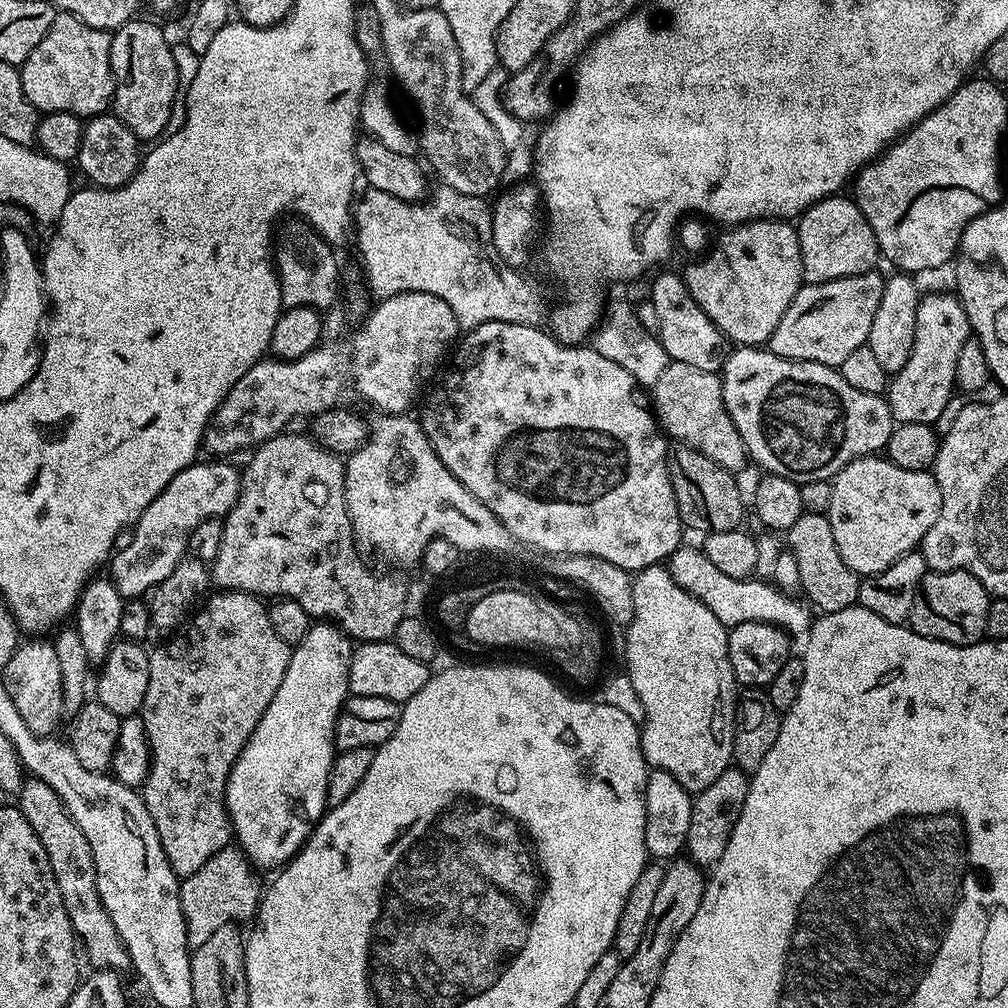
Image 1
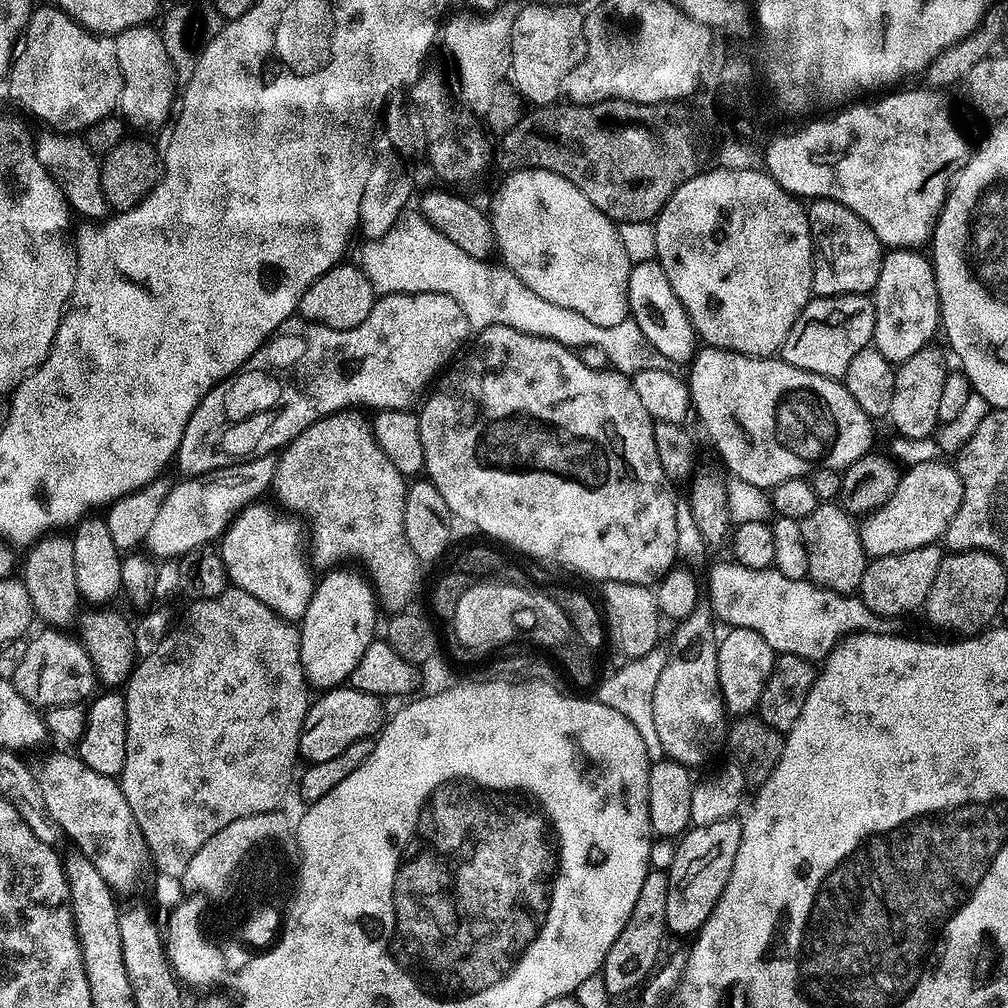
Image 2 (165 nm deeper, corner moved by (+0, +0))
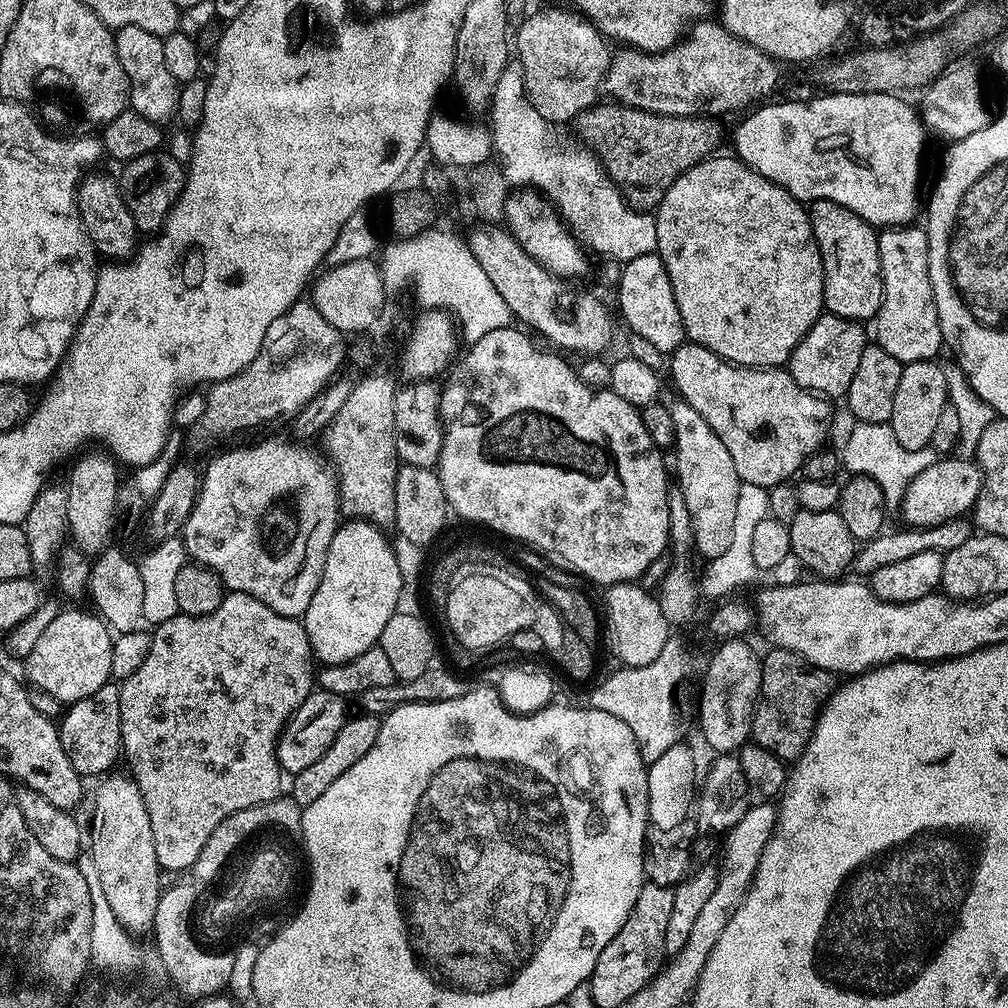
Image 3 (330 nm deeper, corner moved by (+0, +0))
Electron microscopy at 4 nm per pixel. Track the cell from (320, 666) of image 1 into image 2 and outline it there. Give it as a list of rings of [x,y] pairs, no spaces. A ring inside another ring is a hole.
[[[328,570],[321,580],[319,577],[310,606],[306,606],[306,614],[298,624],[304,678],[313,689],[320,688],[316,690],[341,687],[377,635],[378,605],[371,585],[359,571],[344,571],[348,570]]]

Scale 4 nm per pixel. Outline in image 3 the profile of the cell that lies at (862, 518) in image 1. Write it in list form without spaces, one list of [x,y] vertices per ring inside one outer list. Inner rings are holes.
[[[938,458],[914,482],[910,484],[902,509],[909,525],[913,528],[929,528],[938,522],[944,522],[955,516],[964,516],[973,511],[980,493],[982,473],[975,459],[958,460],[955,458]]]

